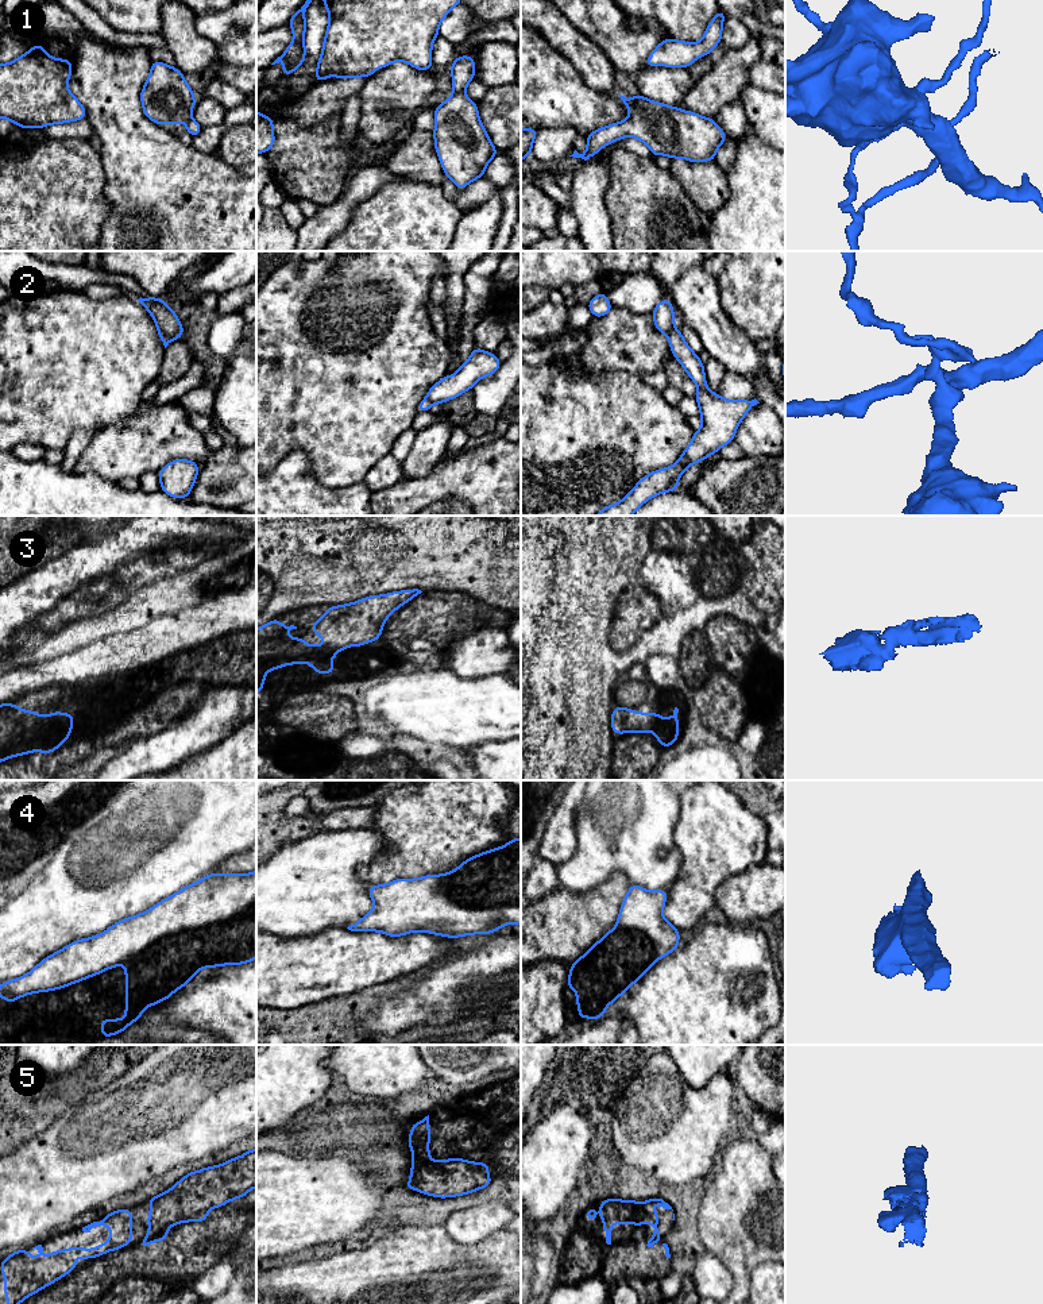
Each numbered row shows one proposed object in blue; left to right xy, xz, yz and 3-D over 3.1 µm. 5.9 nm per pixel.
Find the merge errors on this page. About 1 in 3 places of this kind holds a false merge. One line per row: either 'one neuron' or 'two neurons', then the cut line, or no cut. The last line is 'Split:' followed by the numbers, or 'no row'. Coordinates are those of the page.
1: one neuron; cut none
2: two neurons; cut xy (157, 324), (170, 339)
3: one neuron; cut none
4: two neurons; cut xy (255, 902), (226, 921), (189, 929), (124, 961)
5: one neuron; cut none
Split: 2, 4

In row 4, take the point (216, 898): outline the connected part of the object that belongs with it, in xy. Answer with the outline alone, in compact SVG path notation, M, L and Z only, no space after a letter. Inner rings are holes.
M256 871L247 875L210 873L161 900L150 910L128 917L104 933L82 938L43 958L31 972L0 985L0 998L8 1003L34 992L59 989L115 968L155 946L177 941L179 934L217 922L227 922L256 903Z

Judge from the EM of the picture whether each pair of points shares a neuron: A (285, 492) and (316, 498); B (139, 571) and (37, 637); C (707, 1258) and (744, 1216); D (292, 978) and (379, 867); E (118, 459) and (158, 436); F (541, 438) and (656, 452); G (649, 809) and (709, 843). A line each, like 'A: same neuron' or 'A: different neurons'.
A: same neuron
B: same neuron
C: different neurons
D: different neurons
E: same neuron
F: same neuron
G: different neurons

